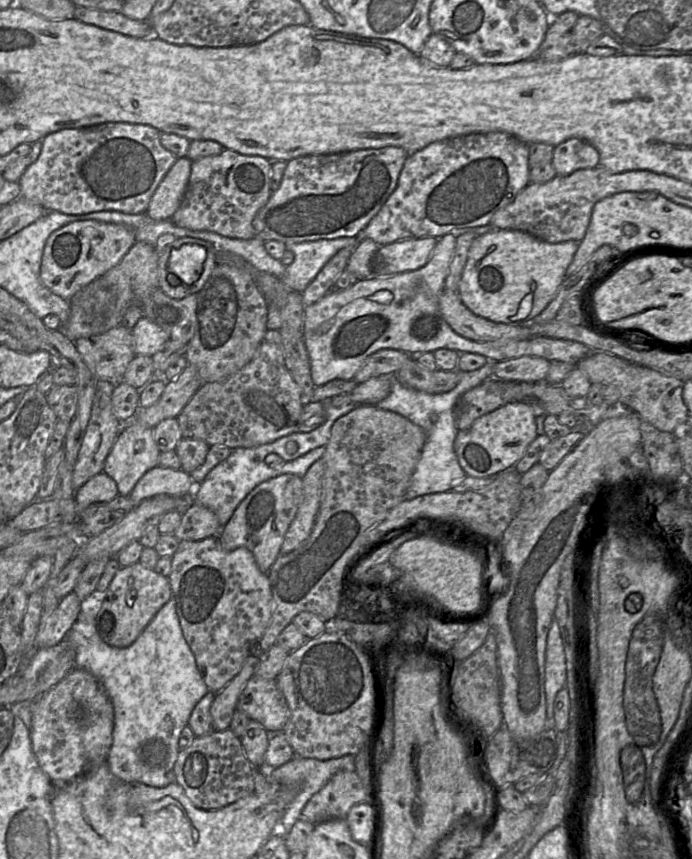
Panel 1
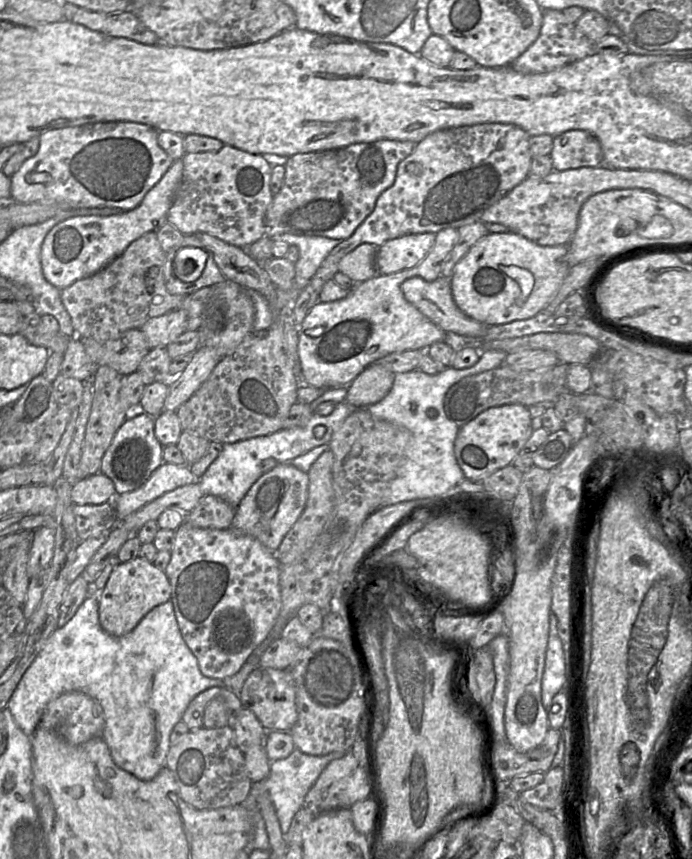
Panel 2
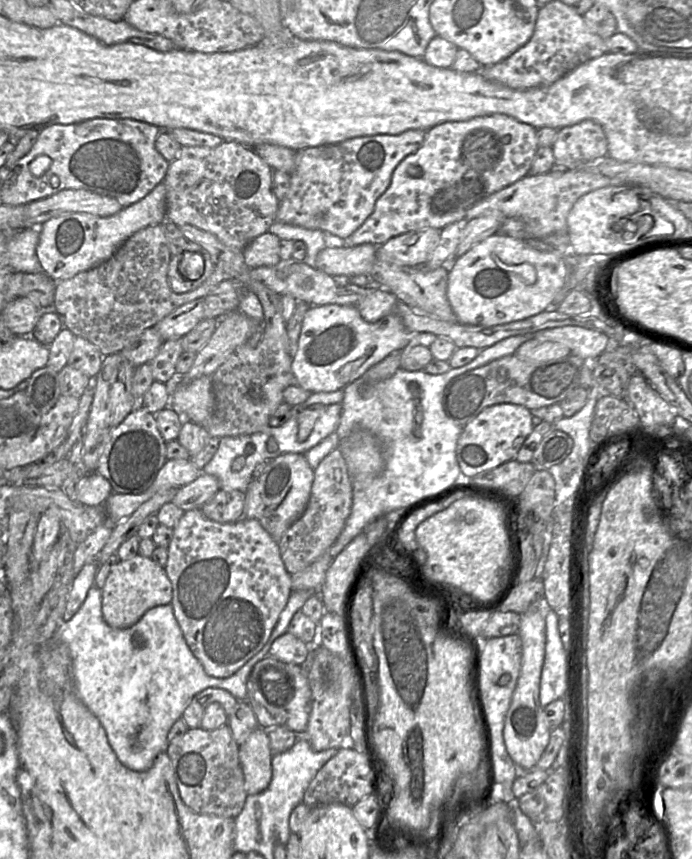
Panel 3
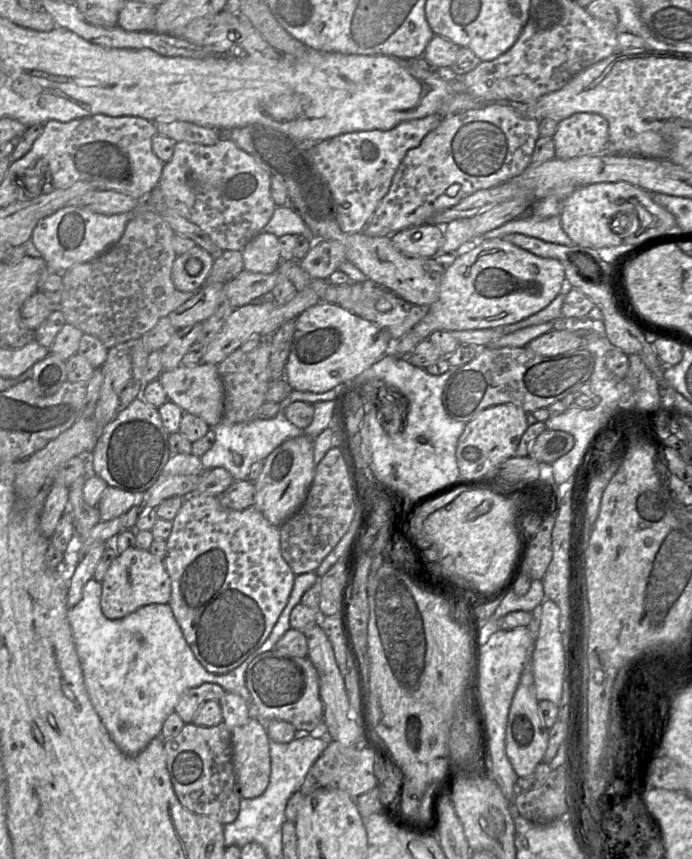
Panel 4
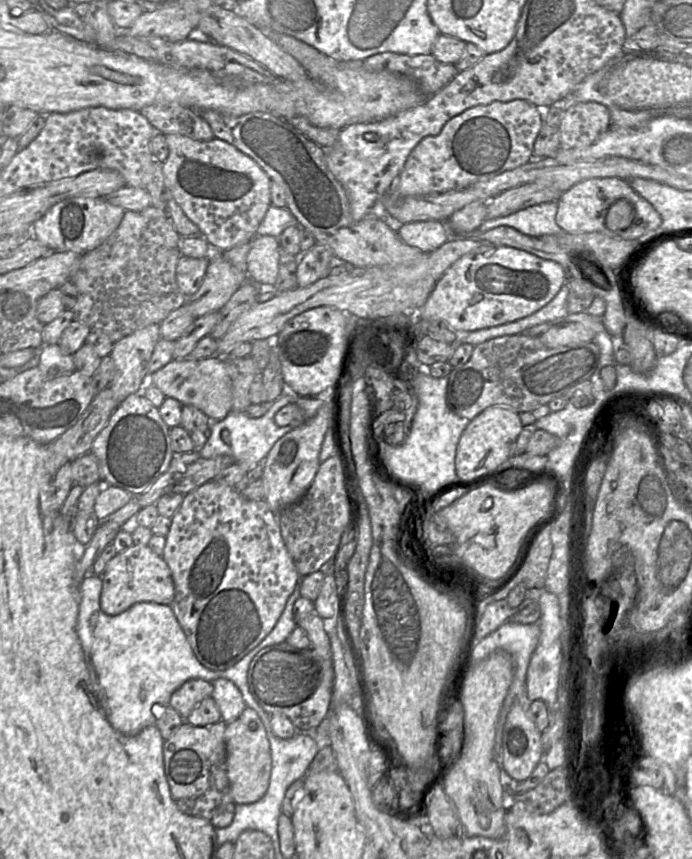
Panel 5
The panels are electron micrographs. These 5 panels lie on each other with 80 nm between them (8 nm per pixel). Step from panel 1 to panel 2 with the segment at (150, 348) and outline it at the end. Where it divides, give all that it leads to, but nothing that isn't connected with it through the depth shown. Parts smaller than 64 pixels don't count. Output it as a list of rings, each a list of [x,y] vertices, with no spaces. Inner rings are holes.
[[[177,309],[149,319],[140,329],[146,335],[151,349],[167,347],[187,331],[187,314],[185,310]]]

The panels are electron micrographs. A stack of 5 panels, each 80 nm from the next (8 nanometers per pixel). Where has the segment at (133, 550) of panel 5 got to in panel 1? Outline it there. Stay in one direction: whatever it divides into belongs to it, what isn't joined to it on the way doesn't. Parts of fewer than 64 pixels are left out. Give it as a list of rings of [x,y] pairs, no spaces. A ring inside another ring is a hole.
[[[140,562],[122,567],[111,581],[96,616],[96,629],[101,639],[116,648],[131,646],[158,611],[172,598],[167,577]]]

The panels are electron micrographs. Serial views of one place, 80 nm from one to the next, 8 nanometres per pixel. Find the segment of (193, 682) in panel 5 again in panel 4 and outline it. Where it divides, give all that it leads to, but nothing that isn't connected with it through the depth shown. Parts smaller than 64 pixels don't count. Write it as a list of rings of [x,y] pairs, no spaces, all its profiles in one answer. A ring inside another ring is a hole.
[[[204,683],[193,687],[179,698],[175,706],[175,712],[185,724],[193,723],[196,713],[205,702],[219,701],[225,692],[221,686],[214,683]]]

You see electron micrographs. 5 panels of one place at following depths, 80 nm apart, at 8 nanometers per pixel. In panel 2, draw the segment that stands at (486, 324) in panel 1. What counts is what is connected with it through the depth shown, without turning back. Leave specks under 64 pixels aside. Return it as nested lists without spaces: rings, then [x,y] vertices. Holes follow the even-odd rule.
[[[441,275],[428,282],[414,276],[405,280],[401,289],[405,299],[443,331],[469,338],[485,336],[488,326],[473,320],[458,308],[450,280],[446,277]]]

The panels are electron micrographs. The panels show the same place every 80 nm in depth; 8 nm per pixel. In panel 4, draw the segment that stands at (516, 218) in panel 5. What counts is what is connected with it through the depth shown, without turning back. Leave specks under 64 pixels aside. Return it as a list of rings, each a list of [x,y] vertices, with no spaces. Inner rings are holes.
[[[535,216],[525,219],[514,219],[492,230],[482,238],[502,238],[511,233],[519,233],[563,246],[575,245],[564,232],[561,226],[560,216],[553,216],[546,219]]]

